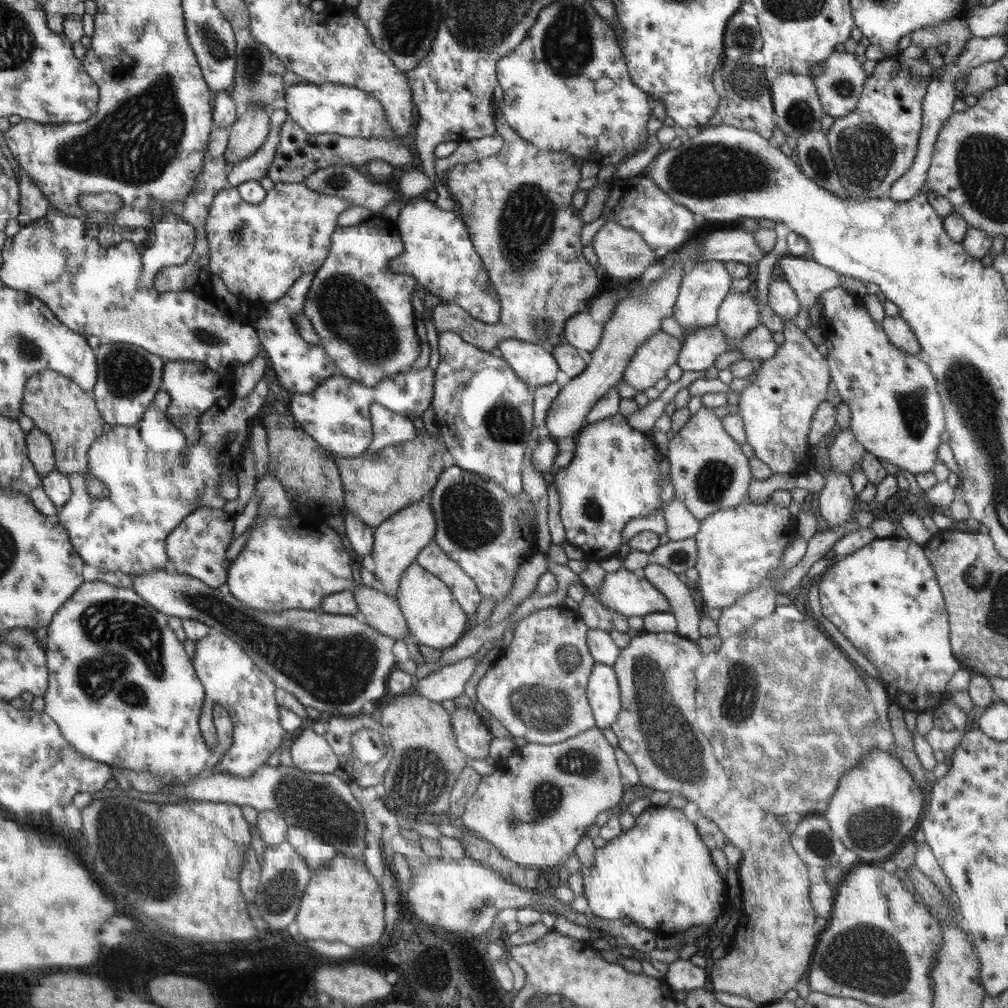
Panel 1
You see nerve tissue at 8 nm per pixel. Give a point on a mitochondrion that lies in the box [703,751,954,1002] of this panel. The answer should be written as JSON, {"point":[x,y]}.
{"point":[865,958]}

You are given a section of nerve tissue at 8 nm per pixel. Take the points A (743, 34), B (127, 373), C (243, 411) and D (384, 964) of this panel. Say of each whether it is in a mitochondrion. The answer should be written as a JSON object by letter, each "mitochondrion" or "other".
{"A":"mitochondrion","B":"mitochondrion","C":"other","D":"other"}

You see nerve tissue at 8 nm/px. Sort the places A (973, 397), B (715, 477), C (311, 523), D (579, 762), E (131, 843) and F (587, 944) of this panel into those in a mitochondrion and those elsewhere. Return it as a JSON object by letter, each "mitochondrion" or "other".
{"A":"mitochondrion","B":"mitochondrion","C":"other","D":"mitochondrion","E":"mitochondrion","F":"other"}

